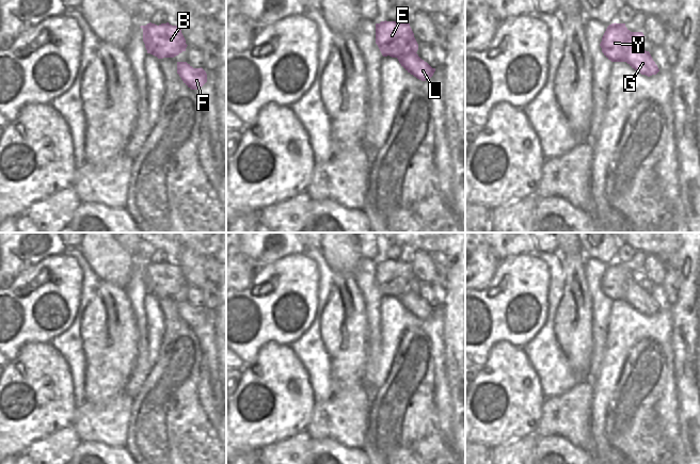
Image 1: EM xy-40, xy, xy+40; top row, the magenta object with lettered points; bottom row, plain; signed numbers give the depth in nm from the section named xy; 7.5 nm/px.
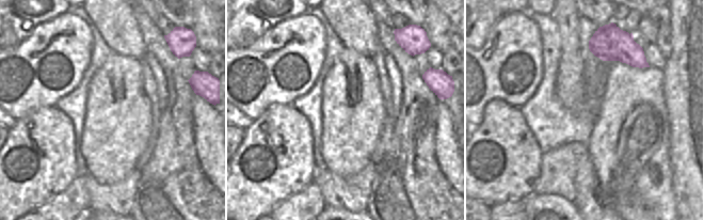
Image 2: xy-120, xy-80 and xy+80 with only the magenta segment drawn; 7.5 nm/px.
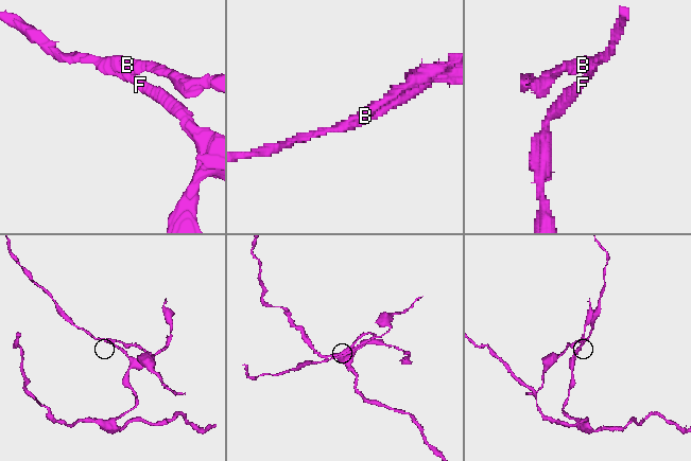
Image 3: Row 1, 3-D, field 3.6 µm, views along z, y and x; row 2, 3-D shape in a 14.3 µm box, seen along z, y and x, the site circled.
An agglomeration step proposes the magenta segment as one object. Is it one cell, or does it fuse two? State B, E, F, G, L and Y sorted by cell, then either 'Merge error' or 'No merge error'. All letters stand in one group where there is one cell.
Groups: B E / F G L Y. Merge error

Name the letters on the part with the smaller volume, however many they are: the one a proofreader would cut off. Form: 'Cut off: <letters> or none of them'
Cut off: B, E

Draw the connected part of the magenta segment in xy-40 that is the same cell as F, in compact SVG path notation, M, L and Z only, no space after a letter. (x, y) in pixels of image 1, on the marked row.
M177 62L177 74L191 90L197 90L207 82L207 74L201 68L193 68L187 62Z

